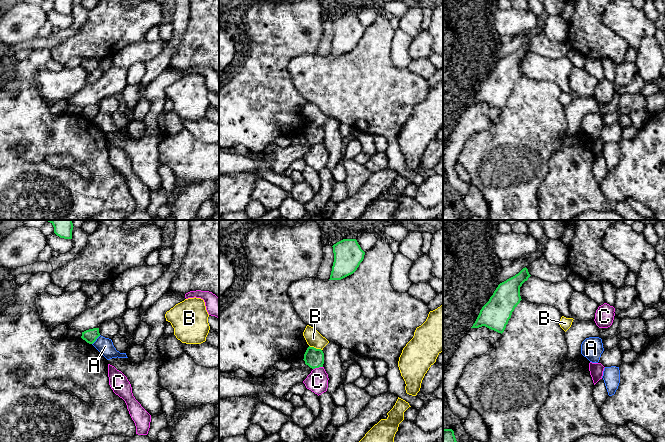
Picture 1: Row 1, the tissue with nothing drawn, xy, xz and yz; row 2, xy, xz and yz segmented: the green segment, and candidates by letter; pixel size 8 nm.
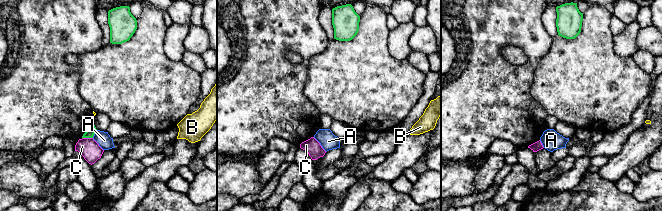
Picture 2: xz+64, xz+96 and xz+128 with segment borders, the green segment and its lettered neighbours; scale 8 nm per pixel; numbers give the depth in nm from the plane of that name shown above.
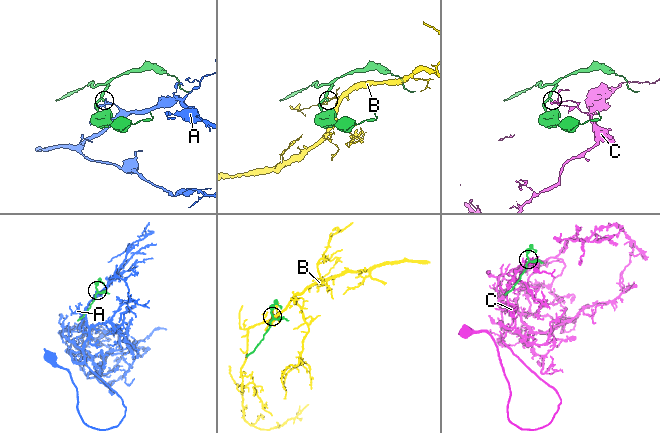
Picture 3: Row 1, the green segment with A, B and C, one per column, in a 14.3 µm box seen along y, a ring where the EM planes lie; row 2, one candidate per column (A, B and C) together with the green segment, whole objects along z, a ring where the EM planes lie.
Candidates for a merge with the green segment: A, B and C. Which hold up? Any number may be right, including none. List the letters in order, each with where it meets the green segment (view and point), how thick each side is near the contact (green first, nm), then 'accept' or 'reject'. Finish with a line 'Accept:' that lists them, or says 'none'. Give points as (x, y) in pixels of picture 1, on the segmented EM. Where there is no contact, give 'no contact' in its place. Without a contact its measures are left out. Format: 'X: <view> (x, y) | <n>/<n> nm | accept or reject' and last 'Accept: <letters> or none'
A: xy (95, 340) | 110/130 nm | reject
B: xz (315, 348) | 160/130 nm | reject
C: xz (317, 367) | 160/180 nm | reject
Accept: none

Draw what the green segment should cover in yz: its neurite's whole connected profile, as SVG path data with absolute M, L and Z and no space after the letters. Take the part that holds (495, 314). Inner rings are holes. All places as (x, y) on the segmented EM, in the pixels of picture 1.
M523 268L518 274L500 283L489 301L482 307L471 328L485 326L498 333L503 333L512 312L520 303L520 287L531 275Z

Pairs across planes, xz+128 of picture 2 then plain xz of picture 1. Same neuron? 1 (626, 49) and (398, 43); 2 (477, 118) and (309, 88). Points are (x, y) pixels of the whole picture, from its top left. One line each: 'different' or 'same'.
1: same
2: different

